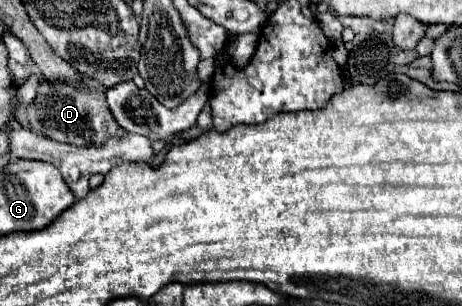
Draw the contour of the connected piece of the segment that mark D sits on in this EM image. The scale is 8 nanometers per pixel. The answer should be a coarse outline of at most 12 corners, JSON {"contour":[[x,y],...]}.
{"contour":[[44,81],[28,119],[54,141],[92,147],[122,135],[104,87]]}

